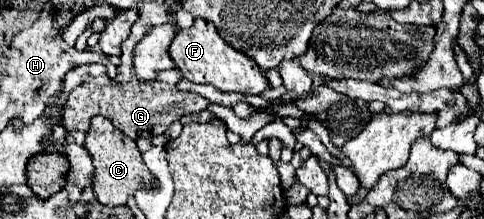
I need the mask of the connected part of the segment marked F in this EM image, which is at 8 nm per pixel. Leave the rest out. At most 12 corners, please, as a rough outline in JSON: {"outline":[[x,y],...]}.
{"outline":[[214,23],[180,29],[170,57],[182,77],[218,91],[270,89],[252,57],[232,49]]}

